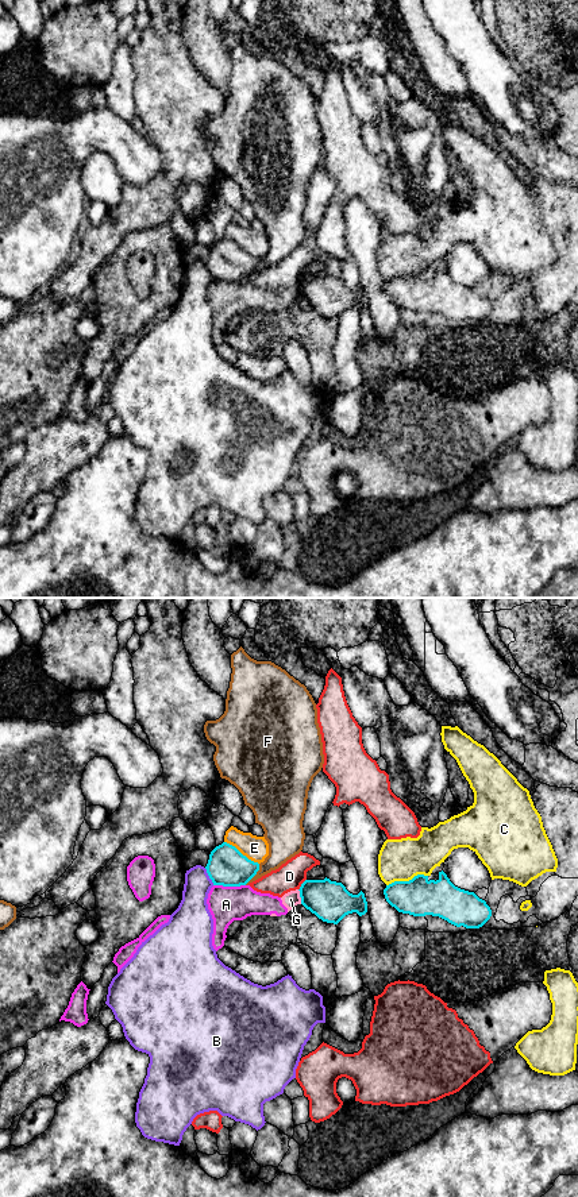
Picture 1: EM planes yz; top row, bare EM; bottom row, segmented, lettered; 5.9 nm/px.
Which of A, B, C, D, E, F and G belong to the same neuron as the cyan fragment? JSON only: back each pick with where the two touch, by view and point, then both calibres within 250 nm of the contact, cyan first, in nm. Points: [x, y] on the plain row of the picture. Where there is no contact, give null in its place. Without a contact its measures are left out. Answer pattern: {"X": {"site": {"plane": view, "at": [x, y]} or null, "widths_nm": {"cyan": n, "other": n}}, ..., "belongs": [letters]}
{"belongs": []}

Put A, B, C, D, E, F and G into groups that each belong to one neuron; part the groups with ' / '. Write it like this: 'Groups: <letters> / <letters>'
Groups: A G / B / C / D / E / F

